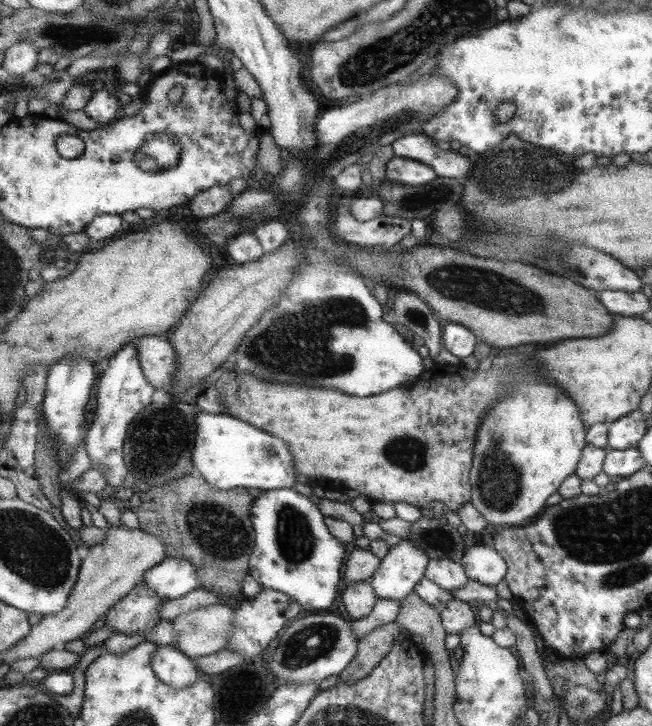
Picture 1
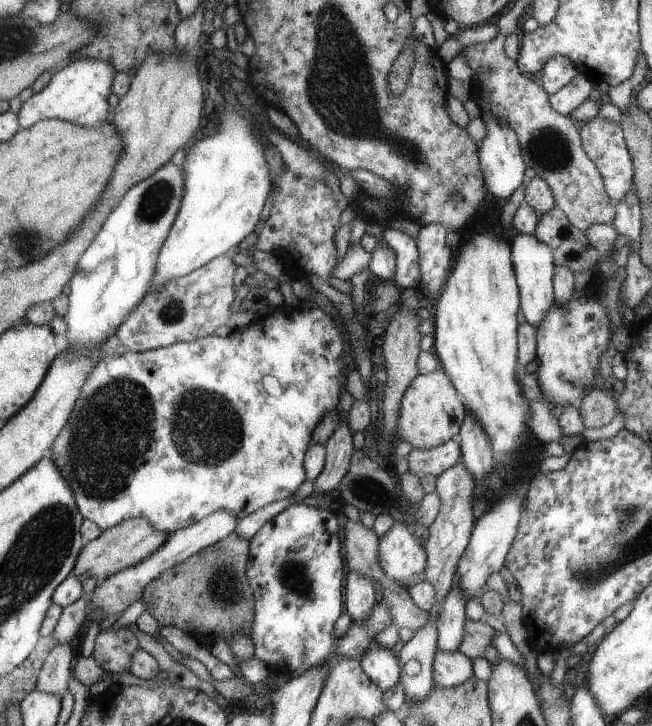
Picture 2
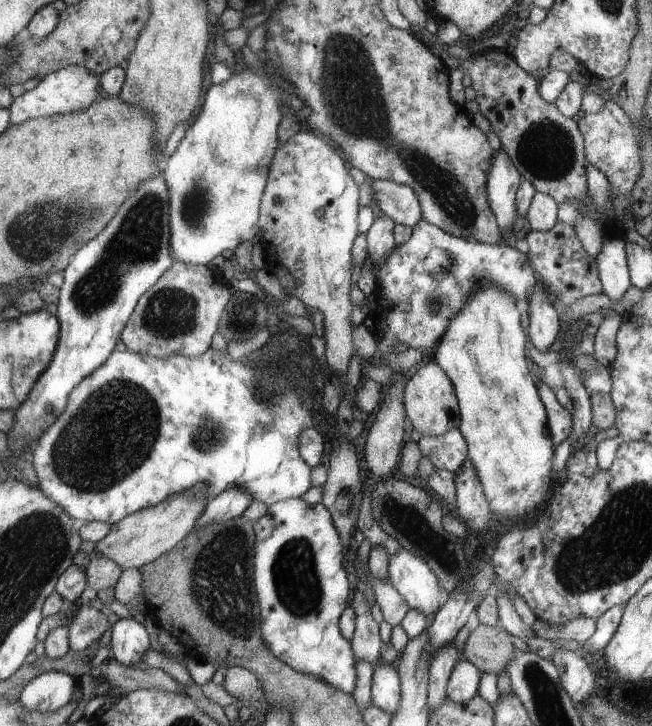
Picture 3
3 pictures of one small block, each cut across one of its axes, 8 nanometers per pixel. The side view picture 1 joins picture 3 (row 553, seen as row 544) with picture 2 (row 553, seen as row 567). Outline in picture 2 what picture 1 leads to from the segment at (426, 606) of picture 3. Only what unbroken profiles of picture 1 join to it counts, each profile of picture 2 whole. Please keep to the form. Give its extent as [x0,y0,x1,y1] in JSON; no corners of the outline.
[377,522,425,588]

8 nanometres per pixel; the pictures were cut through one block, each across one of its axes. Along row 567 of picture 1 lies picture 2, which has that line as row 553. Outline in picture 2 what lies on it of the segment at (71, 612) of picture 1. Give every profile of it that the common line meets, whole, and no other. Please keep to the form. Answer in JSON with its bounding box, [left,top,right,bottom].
[72,516,170,581]

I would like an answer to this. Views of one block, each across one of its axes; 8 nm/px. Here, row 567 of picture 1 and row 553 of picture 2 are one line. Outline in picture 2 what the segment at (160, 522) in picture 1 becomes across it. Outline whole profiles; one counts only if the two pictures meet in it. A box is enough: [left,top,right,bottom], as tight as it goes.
[141,530,254,641]

